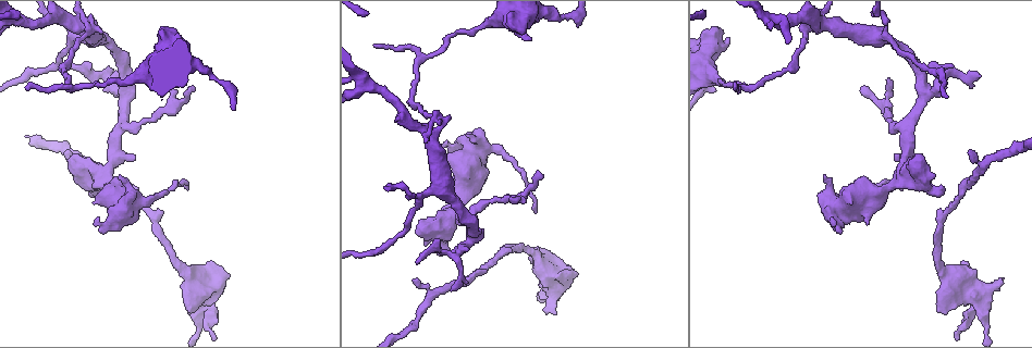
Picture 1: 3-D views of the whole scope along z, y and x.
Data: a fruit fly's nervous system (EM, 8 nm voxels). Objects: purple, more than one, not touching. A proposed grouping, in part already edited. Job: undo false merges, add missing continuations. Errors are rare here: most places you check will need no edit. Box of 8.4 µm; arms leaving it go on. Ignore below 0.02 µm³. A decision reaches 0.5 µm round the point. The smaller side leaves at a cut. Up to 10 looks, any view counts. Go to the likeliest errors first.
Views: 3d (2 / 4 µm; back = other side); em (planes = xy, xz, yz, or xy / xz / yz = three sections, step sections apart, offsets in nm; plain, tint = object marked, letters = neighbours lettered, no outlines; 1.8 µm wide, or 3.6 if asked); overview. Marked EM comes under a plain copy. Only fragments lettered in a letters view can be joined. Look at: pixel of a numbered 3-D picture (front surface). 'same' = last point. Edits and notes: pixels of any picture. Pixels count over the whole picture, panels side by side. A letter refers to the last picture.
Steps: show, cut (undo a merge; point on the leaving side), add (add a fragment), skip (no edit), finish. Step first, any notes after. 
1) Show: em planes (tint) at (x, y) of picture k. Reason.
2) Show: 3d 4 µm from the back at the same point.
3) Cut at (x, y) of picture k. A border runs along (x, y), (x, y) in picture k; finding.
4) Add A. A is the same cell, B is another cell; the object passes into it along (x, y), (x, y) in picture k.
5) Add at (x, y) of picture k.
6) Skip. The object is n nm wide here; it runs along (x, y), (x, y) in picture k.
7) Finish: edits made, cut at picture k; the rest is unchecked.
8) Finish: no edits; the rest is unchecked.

Show: em 3.6 µm planes (letters) at (823, 25) of picture 1. Sudden change in width.

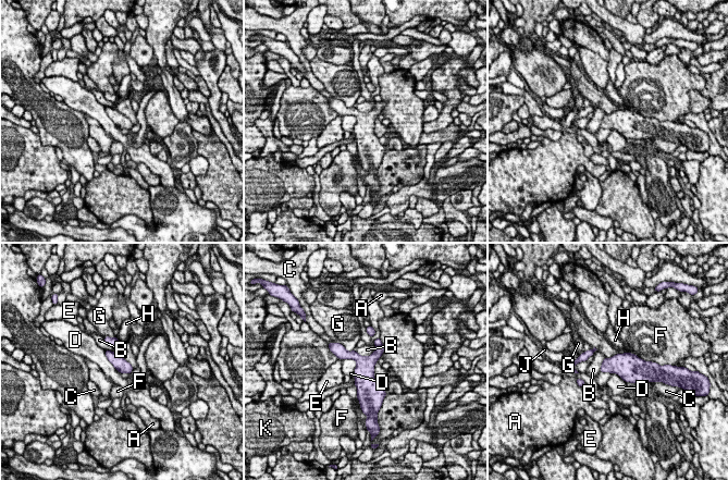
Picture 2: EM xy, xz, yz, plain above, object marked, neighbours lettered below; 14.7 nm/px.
Cut at (377, 342) of picture 2. A, B, C, D, E, F, G, H, J and K are other cells; a border runs along (381, 343), (377, 346) in picture 2; a second neuron is stuck on.

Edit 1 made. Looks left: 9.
Show: 3d 2 µm at (190, 312) of picture 1.

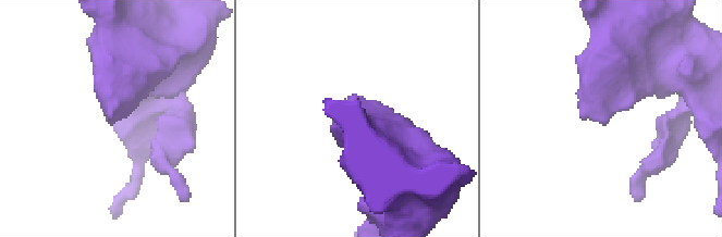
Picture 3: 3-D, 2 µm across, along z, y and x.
Show: em yz step 8 (letters) at (580, 116) of picture 3. Shape alone is not enough.

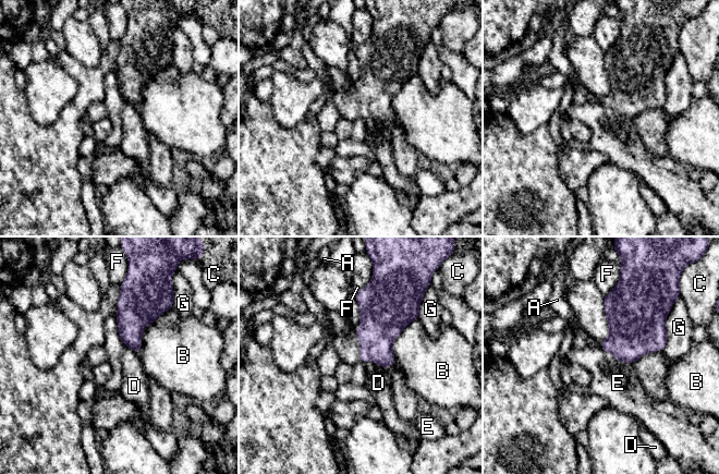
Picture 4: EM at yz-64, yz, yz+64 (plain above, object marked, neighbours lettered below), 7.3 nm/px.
Show: em planes (letters) at the same point.

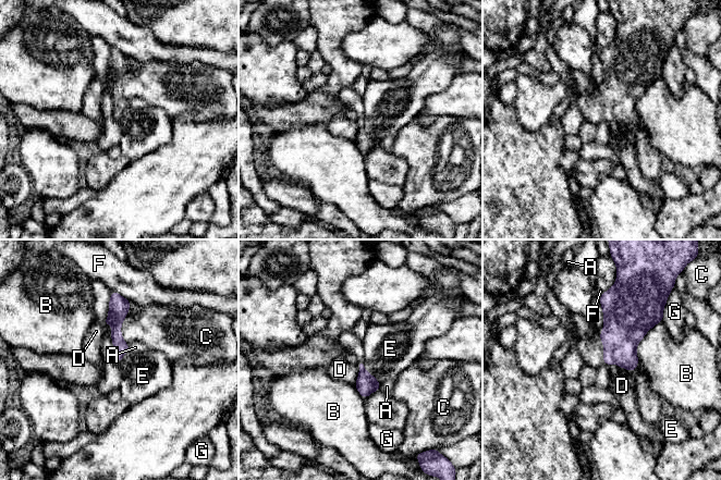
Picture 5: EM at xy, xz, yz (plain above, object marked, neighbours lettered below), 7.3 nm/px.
Skip. A, B, C, D, E, F and G are other cells; a border runs along (363, 360), (364, 368), (380, 384) in picture 5; no lettered fragment goes on from it.

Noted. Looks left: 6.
Show: 3d 2 µm from the back at (67, 151) of picture 1. An open end.

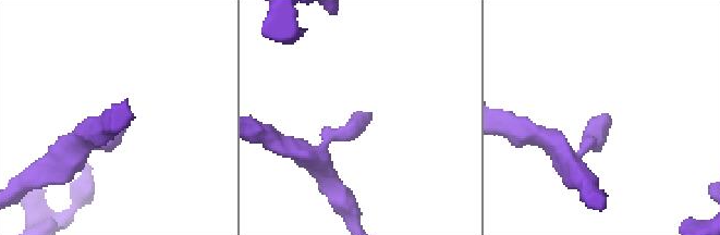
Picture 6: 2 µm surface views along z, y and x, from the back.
Show: em planes (letters) at (361, 120) of picture 6.

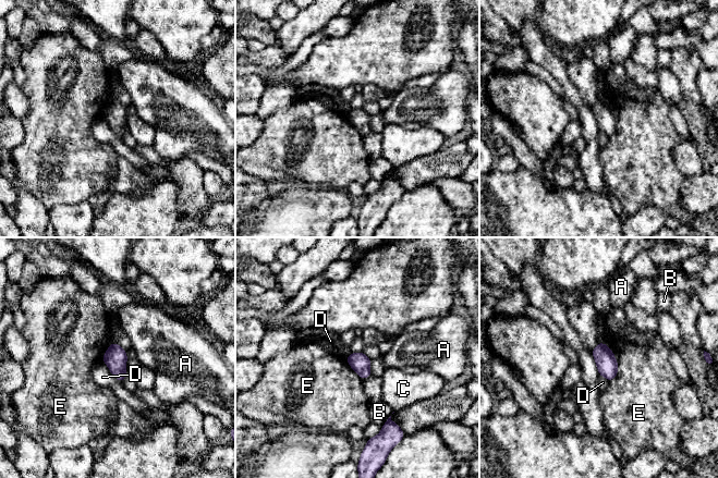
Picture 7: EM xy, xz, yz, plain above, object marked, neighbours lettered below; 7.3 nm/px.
Skip. A, B, C, D and E are other cells; no lettered fragment goes on from it.

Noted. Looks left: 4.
Finish: edits made, cut at picture 2; the rest is unchecked.

